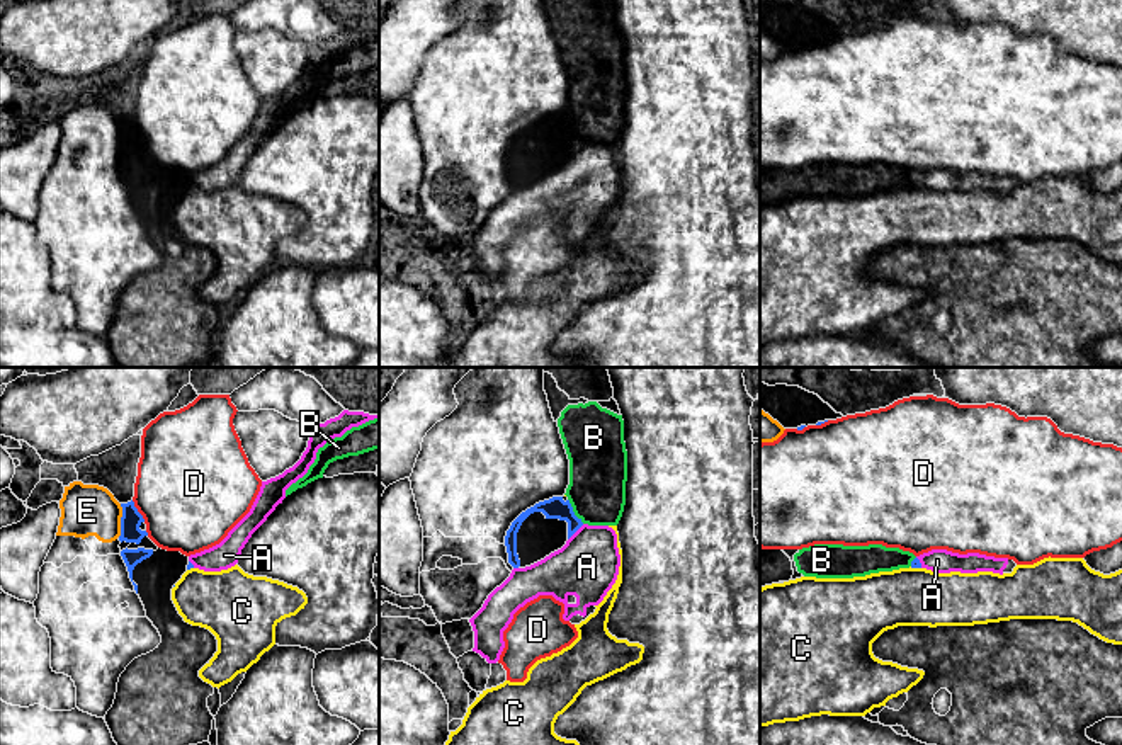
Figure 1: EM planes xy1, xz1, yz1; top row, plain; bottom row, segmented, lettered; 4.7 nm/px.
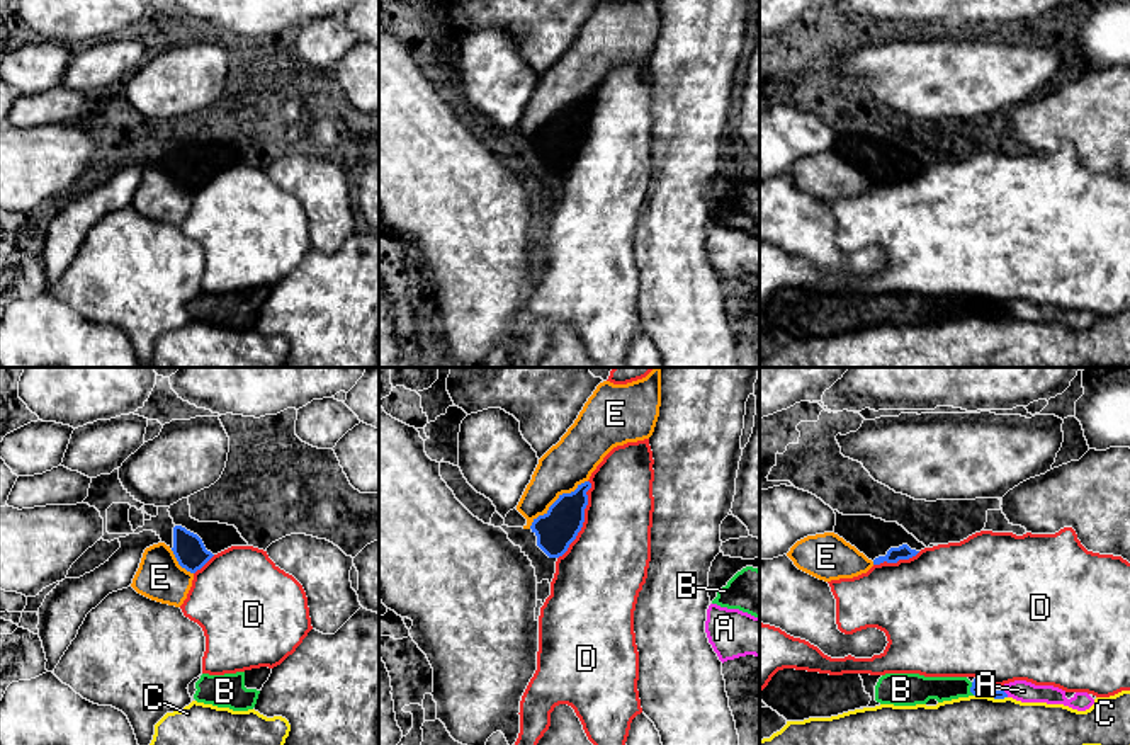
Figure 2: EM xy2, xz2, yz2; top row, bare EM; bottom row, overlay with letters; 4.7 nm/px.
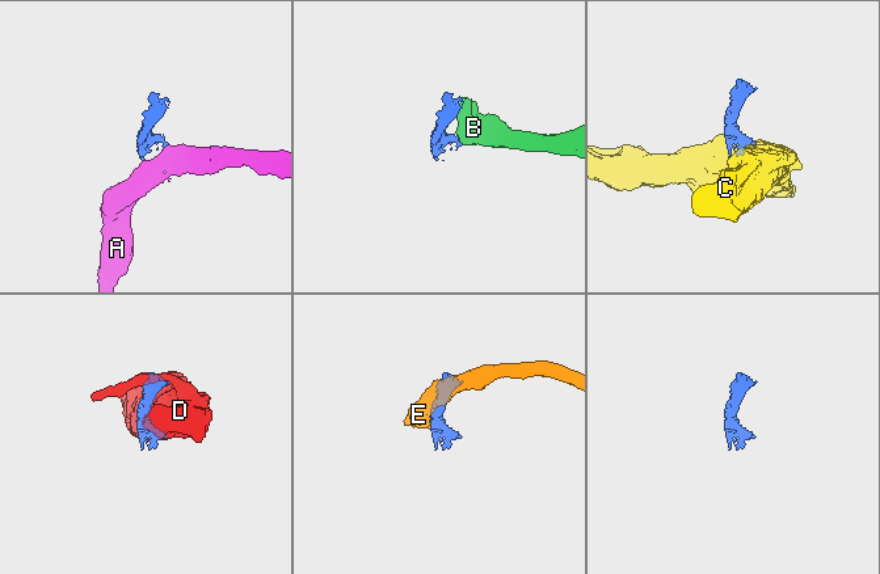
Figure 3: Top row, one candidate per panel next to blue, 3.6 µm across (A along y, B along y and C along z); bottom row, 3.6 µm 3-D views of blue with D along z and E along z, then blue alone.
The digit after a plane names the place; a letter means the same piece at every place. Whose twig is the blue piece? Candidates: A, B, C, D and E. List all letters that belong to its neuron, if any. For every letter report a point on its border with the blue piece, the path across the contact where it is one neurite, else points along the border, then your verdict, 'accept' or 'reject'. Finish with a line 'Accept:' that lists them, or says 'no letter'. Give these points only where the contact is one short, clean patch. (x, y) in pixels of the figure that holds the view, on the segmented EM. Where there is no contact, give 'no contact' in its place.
A: contact xz1 (575, 531); reject
B: contact xz1 (572, 511); border xz1 (568, 499), (573, 512), (583, 523); reject
C: contact yz2 (991, 696); border yz2 (974, 694), (1006, 698); reject
D: contact xz2 (583, 519); reject
E: contact xz2 (556, 500); reject
Accept: no letter

